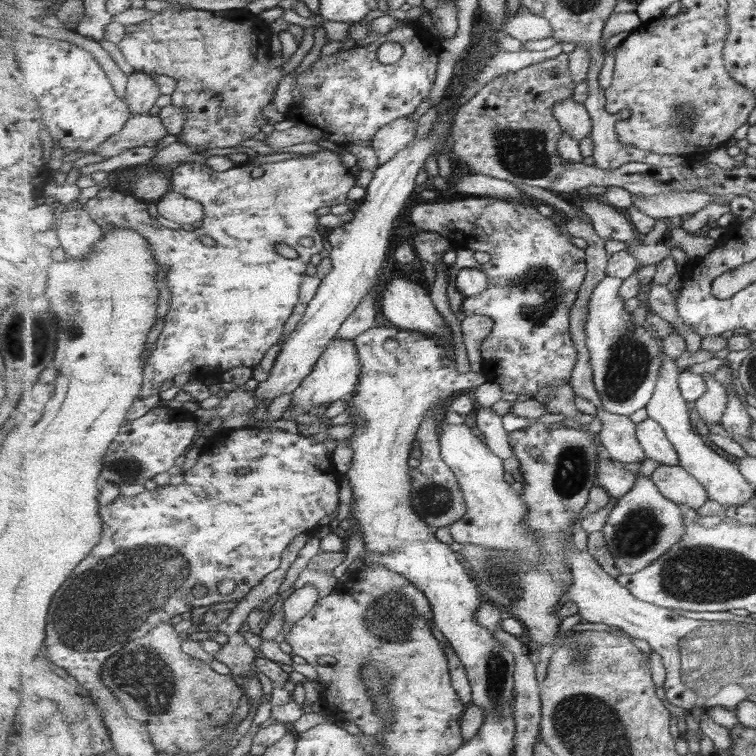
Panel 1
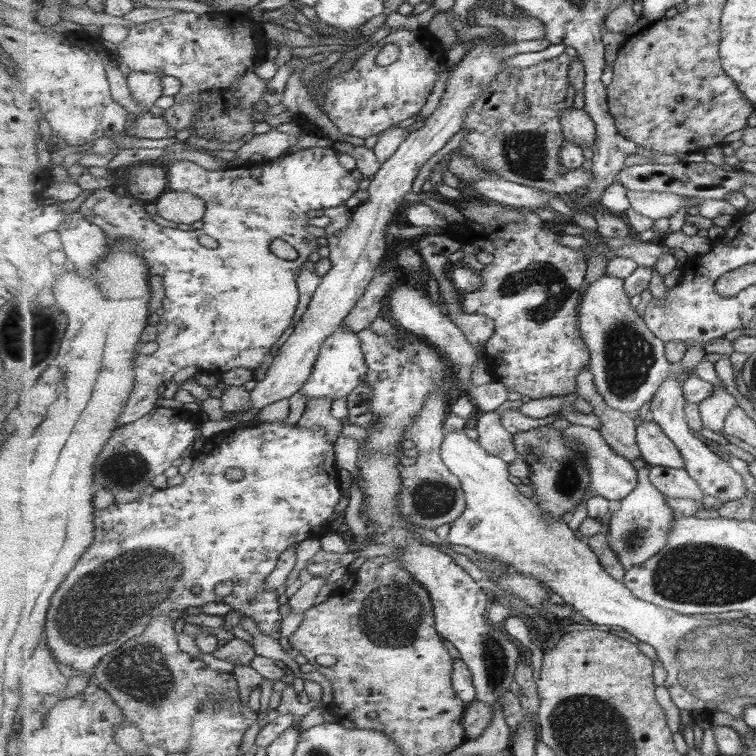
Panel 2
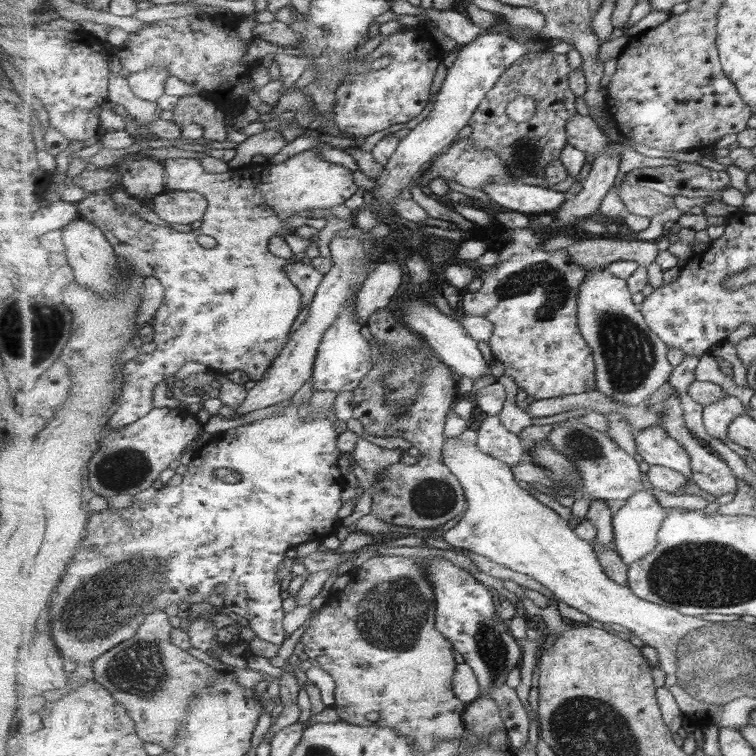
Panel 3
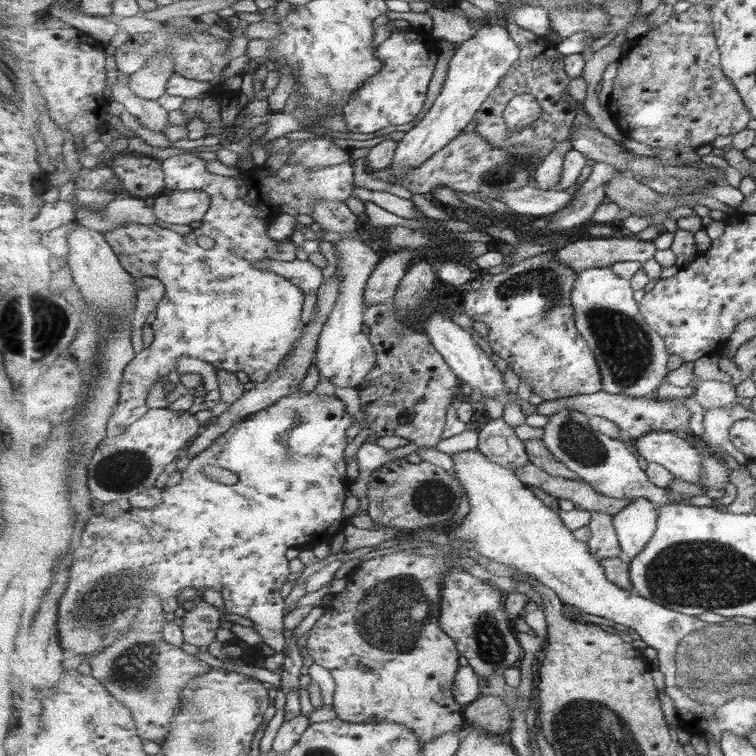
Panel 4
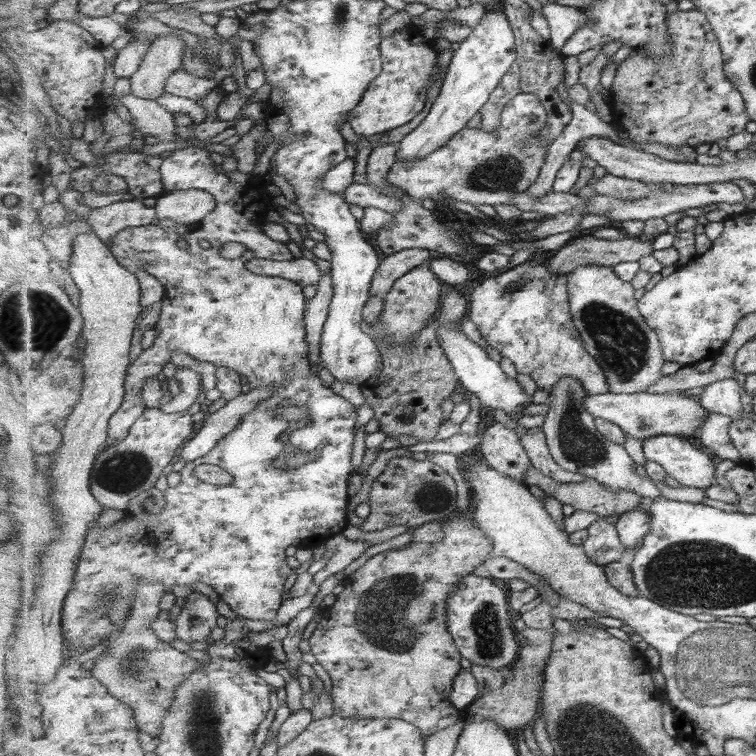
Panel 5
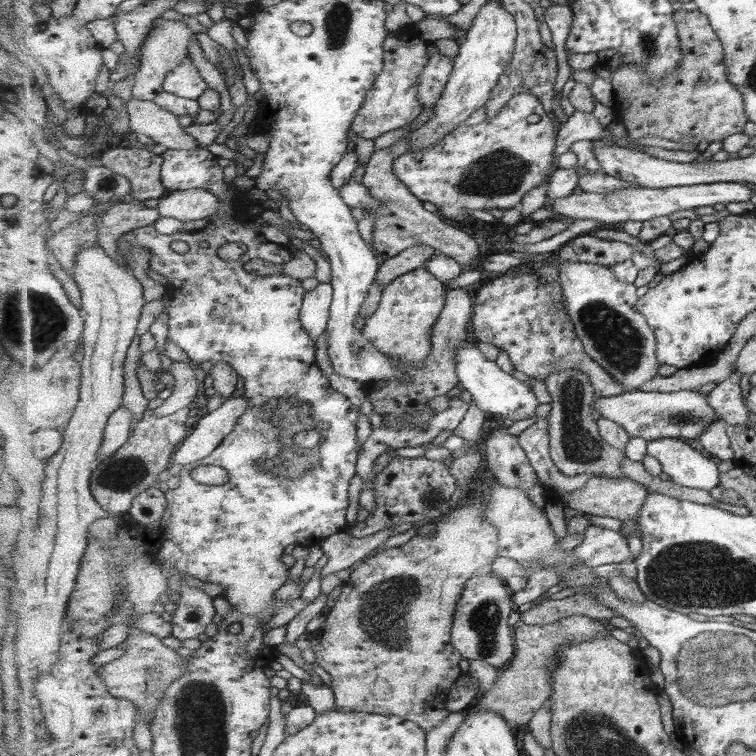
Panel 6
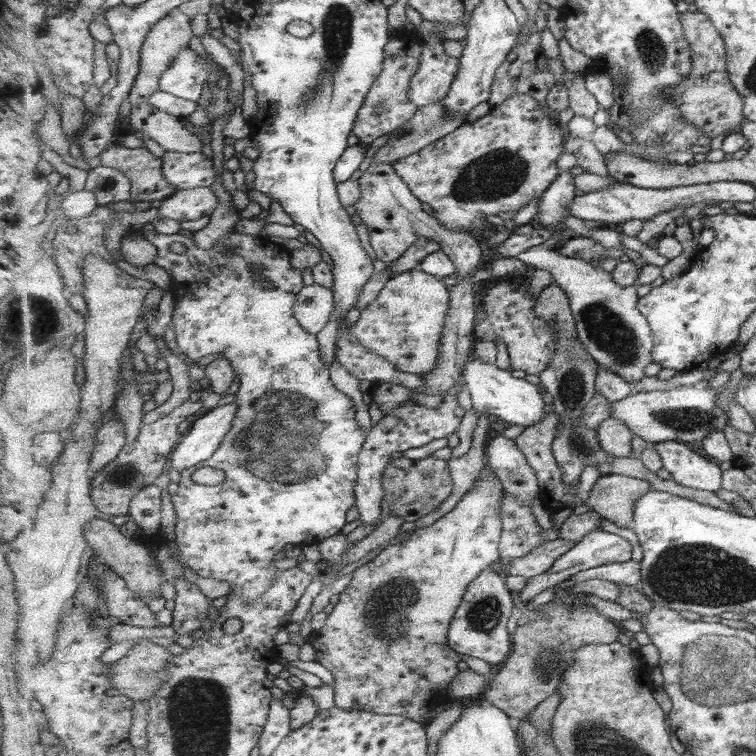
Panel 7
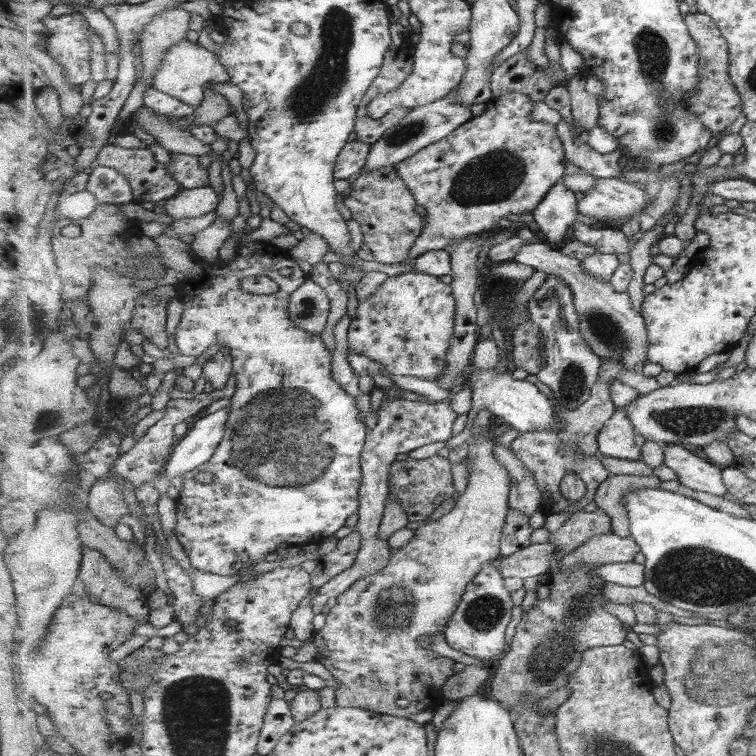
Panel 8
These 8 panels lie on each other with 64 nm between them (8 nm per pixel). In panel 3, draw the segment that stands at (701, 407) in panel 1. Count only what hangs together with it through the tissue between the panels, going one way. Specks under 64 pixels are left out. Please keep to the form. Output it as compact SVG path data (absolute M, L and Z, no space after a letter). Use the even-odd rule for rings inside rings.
M727 395L717 404L704 408L703 423L706 432L721 442L729 438L729 426L738 416L745 416L746 404L736 396Z

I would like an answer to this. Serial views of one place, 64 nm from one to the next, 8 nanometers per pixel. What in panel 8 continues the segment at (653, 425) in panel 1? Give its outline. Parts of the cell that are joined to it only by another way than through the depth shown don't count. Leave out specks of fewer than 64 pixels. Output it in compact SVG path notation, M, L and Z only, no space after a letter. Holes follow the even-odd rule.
M679 444L665 446L664 464L678 476L681 485L697 492L725 496L729 493L723 480L723 469L711 461L699 458L691 450Z

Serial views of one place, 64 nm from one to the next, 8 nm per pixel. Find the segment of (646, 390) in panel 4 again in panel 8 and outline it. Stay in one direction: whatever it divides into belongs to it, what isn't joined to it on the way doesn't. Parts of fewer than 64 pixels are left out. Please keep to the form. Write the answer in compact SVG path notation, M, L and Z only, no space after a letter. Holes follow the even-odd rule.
M533 242L523 246L514 260L531 265L537 271L552 274L572 288L581 334L589 343L591 350L604 361L608 358L620 360L623 371L633 370L636 364L649 361L647 322L641 316L641 312L634 307L629 291L619 292L611 281L598 279L588 273L582 265L582 260L565 254L560 247L551 246L547 242Z

